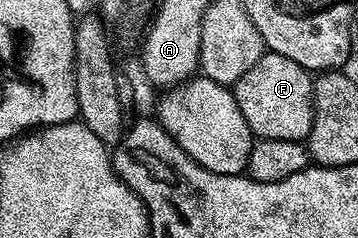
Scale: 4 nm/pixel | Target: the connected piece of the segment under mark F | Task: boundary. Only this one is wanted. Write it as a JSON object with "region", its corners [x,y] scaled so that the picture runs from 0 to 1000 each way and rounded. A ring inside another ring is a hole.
{"region":[[[740,218],[721,269],[654,349],[654,391],[676,487],[687,487],[687,521],[718,584],[849,597],[877,504],[874,357],[874,315],[821,269],[821,252]]]}

